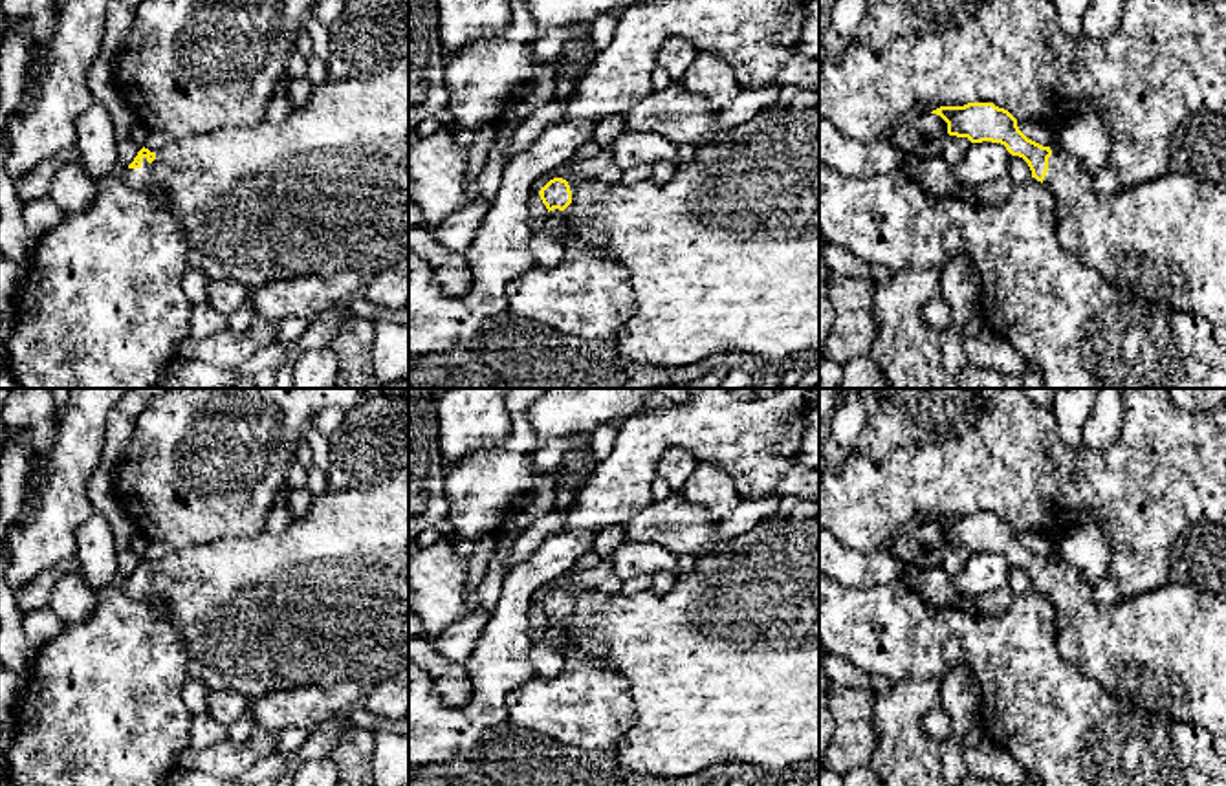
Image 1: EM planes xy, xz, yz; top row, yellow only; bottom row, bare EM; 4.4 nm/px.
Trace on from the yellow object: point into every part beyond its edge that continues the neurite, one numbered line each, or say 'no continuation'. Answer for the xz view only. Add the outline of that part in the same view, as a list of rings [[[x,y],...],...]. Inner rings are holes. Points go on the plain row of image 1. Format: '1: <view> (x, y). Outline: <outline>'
1: xz (724, 667). Outline: [[[797,500],[788,511],[777,511],[761,520],[751,531],[726,542],[722,550],[698,555],[696,568],[680,573],[674,586],[665,594],[652,590],[638,594],[585,590],[568,595],[572,614],[564,621],[550,621],[548,638],[563,654],[574,643],[577,650],[619,671],[634,704],[634,724],[627,729],[621,746],[612,751],[619,768],[651,777],[684,779],[726,762],[784,770],[799,762],[819,760],[819,500]]]

